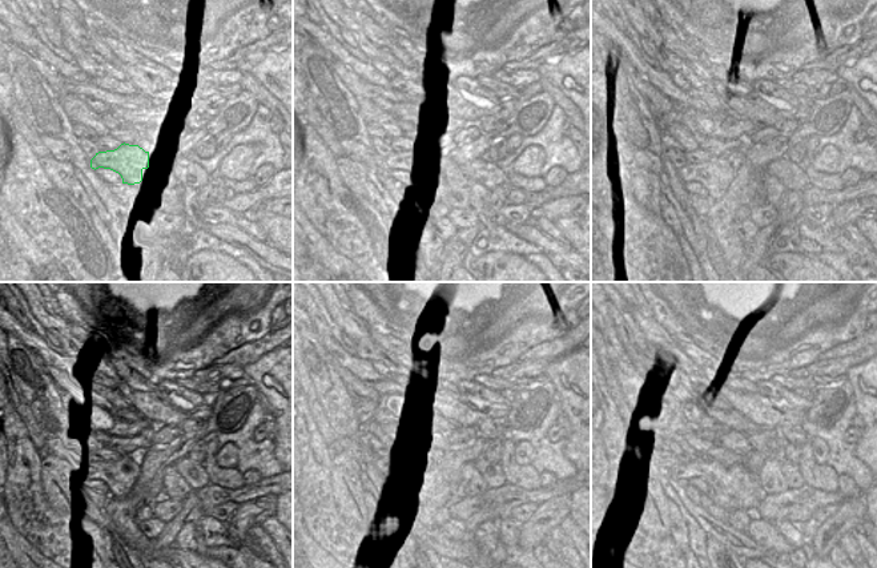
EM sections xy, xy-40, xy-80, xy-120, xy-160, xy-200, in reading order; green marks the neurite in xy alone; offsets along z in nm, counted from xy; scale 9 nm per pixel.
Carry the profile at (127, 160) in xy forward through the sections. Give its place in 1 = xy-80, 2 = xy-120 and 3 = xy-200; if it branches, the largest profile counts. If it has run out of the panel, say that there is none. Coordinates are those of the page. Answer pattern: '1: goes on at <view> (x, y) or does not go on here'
1: goes on at xy-80 (716, 176)
2: goes on at xy-120 (120, 476)
3: goes on at xy-200 (735, 487)

